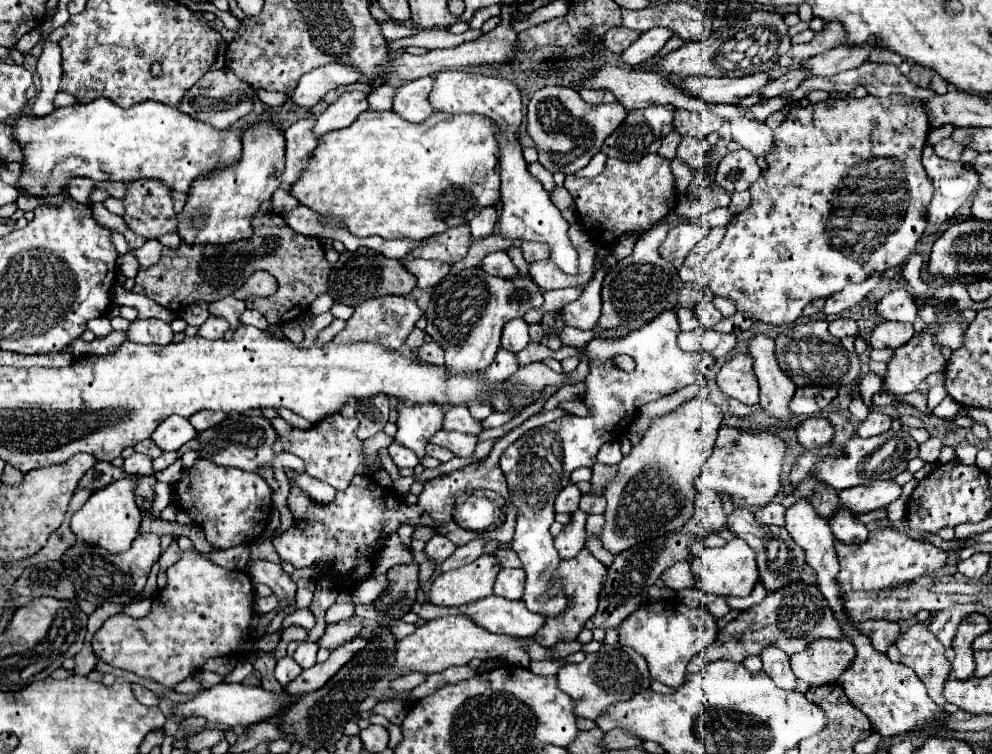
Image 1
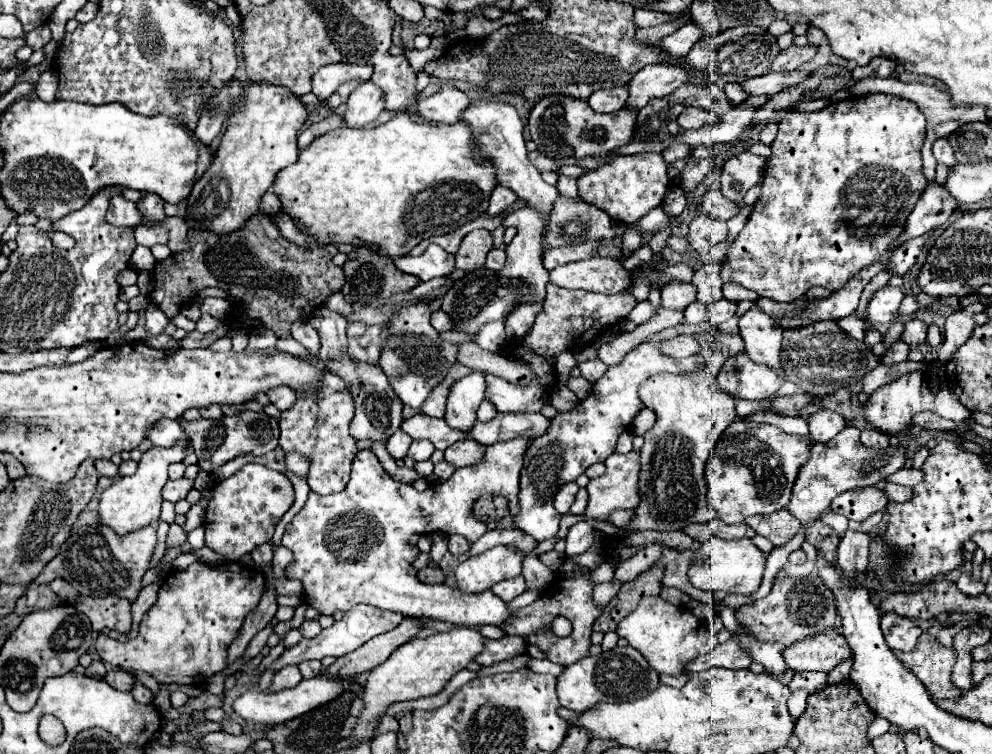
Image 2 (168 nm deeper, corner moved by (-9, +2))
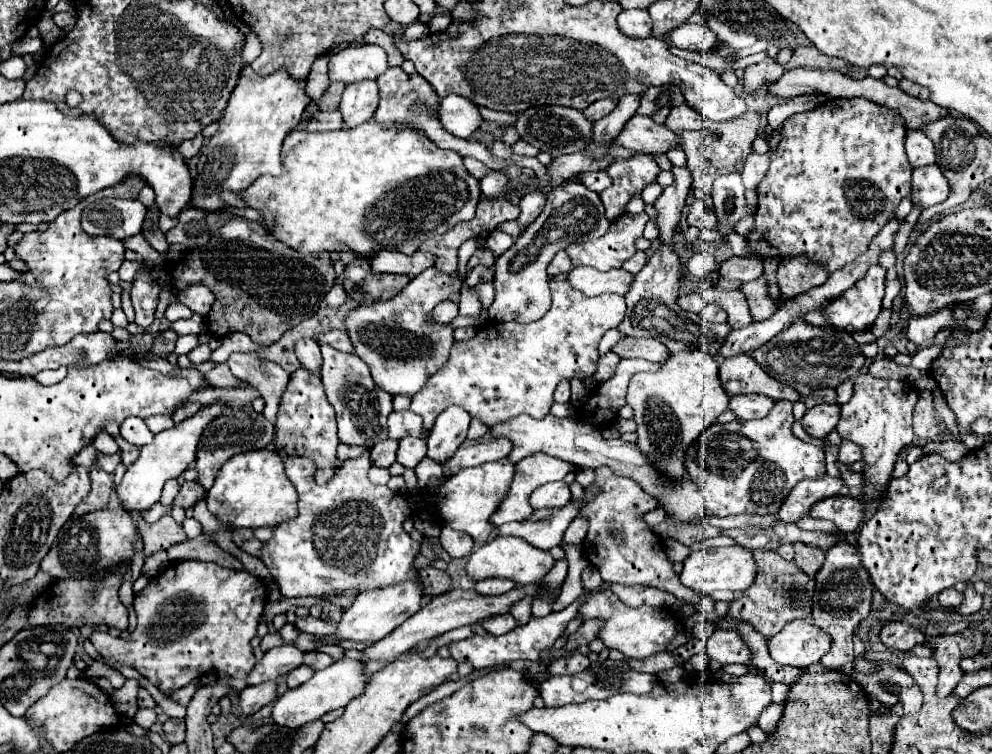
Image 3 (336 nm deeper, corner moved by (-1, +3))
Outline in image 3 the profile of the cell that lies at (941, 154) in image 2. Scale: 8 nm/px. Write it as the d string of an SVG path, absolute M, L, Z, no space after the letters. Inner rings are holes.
M908 131L908 135L906 135L906 157L914 169L932 165L936 161L932 141L922 131Z

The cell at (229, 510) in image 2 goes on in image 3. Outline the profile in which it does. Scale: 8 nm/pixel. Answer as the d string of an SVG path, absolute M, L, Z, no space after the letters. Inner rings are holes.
M272 449L238 453L216 475L216 481L206 497L208 509L226 525L234 527L276 527L282 521L296 517L296 491L284 473L280 455Z

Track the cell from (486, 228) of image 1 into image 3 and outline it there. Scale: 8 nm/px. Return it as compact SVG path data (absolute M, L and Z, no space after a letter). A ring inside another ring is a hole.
M490 171L482 181L480 189L486 197L500 197L508 191L508 177L500 171Z

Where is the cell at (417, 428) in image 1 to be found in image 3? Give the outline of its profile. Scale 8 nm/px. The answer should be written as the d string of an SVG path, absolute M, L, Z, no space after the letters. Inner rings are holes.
M434 267L416 275L400 295L390 301L378 301L352 309L346 319L346 331L354 353L370 367L372 379L390 395L416 395L428 377L448 361L454 343L452 325L428 323L428 313L442 301L452 299L460 289L458 275L446 275Z

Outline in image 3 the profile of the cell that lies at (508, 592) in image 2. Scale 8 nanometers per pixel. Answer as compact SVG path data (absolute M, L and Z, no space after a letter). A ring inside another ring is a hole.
M482 579L482 581L476 581L476 591L480 595L502 595L502 593L508 593L512 587L514 587L514 583L508 581L508 579Z

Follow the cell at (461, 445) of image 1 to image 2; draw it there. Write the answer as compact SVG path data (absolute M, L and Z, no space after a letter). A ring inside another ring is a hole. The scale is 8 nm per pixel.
M416 414L408 420L404 420L400 428L416 440L420 440L420 438L430 440L438 450L444 450L450 444L454 444L458 440L466 440L470 436L464 430L450 428L442 418L430 418L426 414Z

